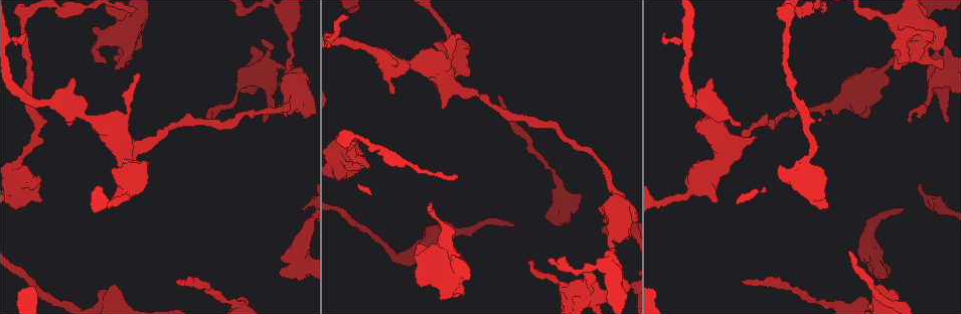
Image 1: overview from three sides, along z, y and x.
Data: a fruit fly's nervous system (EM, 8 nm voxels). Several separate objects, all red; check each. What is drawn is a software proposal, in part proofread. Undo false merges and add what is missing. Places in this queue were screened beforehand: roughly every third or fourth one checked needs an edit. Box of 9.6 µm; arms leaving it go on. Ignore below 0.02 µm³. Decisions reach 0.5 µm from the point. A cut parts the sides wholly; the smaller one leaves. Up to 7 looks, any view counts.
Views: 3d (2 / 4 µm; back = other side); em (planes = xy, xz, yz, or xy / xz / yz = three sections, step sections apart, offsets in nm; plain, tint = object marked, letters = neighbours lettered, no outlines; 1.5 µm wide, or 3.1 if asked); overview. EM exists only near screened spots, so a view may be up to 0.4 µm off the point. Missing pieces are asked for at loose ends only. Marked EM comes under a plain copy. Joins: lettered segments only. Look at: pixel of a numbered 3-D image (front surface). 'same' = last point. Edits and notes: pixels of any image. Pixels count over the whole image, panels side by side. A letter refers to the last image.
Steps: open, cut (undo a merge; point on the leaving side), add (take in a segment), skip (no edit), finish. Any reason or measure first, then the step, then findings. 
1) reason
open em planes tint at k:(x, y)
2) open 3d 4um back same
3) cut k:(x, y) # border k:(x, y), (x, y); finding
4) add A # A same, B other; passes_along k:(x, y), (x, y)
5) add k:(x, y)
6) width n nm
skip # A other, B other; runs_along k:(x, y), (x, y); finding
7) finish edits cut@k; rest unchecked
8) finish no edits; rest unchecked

branch stops here
open em planes letters at 1:(262, 40)

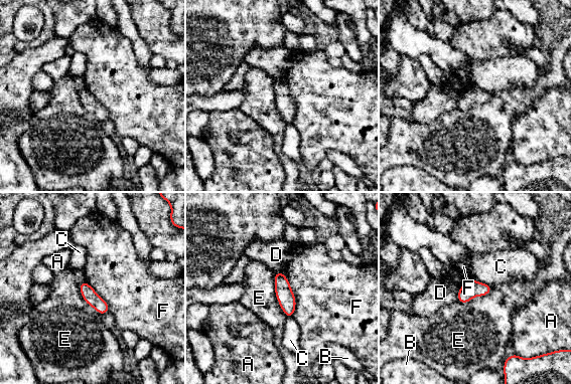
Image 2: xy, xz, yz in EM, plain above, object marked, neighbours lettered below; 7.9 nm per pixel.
skip # A other, B other, C other, D other, E other, F other; border 2:(274, 272), (274, 295), (286, 317); none of them fits

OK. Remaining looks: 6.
open 3d 2um at 1:(623, 284)

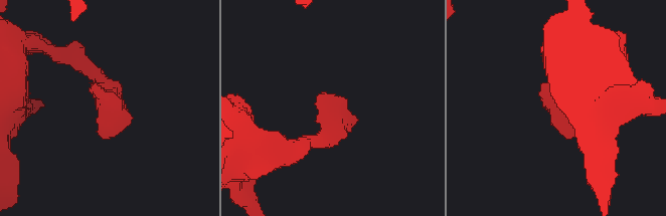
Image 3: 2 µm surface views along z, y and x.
shape alone is not enough
open em xy step 8 letters at 3:(571, 134)

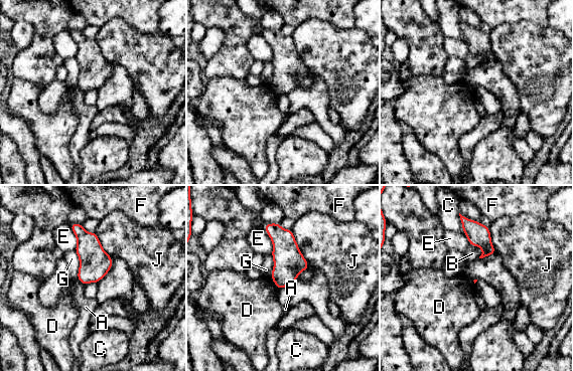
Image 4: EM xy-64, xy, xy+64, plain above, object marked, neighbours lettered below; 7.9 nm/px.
skip # A other, B other, C other, D other, E other, F other, G other, J other; no lettered segment goes on from it

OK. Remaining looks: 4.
sudden change in width
open 3d 4um at 1:(226, 301)

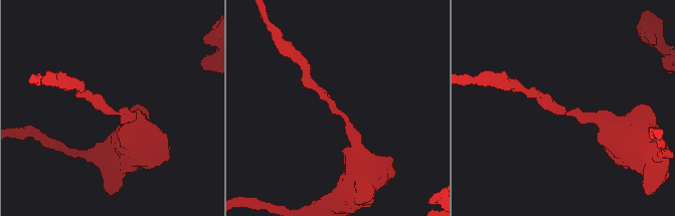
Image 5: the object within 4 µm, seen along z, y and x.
arm_widths 180, 220 nm
open em planes letters at 5:(564, 110)

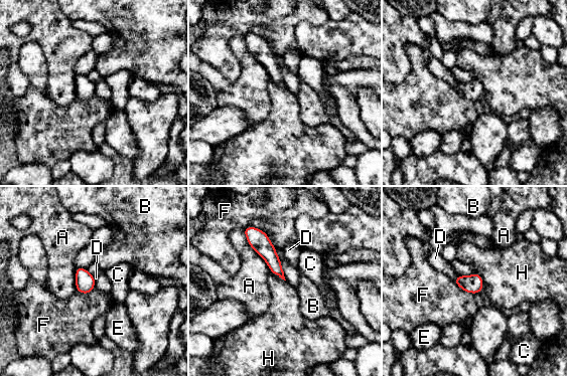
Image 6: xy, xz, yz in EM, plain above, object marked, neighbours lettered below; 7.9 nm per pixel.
width 90 nm
skip # A other, B other, C other, D other, E other, F other, H other; border 6:(477, 271), (483, 289); all the same cell

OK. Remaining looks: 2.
finish no edits; rest unchecked

